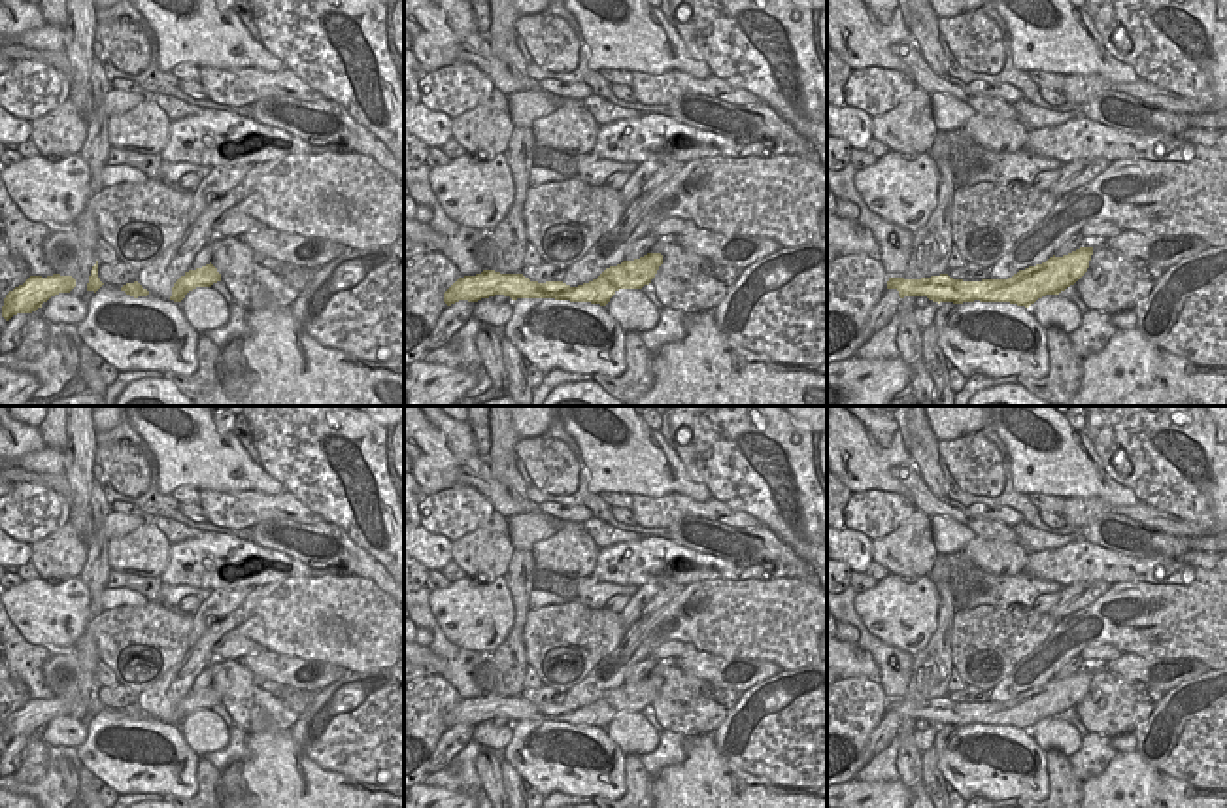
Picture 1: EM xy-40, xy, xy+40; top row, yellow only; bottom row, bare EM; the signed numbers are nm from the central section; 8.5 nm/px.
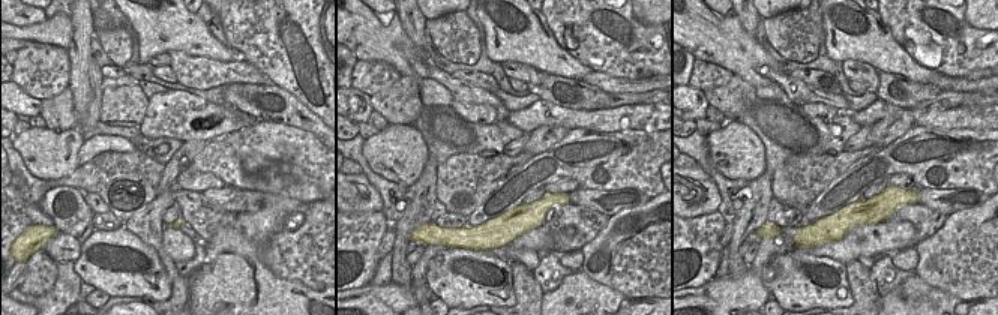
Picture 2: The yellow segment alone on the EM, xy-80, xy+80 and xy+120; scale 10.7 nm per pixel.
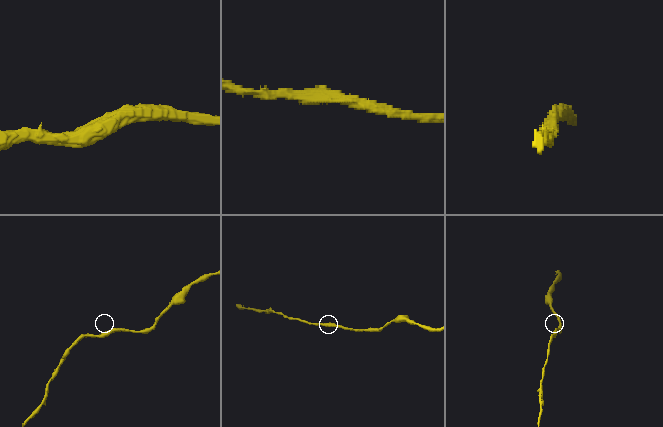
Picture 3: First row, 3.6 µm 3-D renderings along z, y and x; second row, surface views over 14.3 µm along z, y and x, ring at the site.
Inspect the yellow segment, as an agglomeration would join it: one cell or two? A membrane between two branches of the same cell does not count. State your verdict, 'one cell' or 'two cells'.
one cell

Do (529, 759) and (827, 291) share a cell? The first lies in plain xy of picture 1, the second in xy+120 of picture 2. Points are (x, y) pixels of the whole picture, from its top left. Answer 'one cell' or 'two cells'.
one cell

